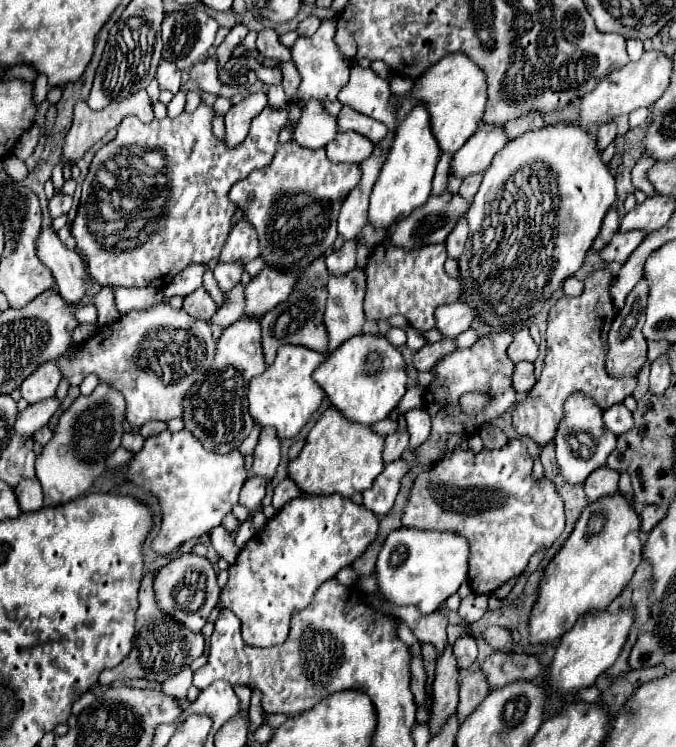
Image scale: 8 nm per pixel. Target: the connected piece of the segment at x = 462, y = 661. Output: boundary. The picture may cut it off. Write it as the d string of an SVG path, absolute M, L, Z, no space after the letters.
M473 636L459 638L453 646L453 654L457 658L457 668L471 668L477 660L477 640Z

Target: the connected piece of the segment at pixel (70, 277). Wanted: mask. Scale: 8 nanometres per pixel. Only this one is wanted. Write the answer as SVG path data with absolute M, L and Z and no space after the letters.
M51 228L41 230L37 238L37 256L47 268L51 268L59 294L67 302L81 300L85 294L95 294L101 290L97 282L83 280L85 264L81 256L75 250L69 250Z

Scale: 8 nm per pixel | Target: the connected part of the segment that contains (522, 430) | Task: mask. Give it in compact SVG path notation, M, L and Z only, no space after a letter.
M597 270L585 280L585 290L579 298L563 296L549 312L547 320L547 354L545 368L527 394L513 410L513 428L519 436L529 436L539 448L555 442L557 426L563 420L563 404L573 392L581 392L591 398L601 410L621 404L635 388L635 378L611 378L605 372L607 356L607 334L611 322L615 320L613 306L609 302L609 282L613 274L607 270Z

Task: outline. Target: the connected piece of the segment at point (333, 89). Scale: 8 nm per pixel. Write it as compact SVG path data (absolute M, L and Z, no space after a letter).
M325 20L321 22L319 30L309 36L309 38L297 38L297 42L291 48L291 60L295 62L299 74L301 74L301 86L293 98L293 102L297 106L305 106L307 100L317 100L317 102L333 102L339 94L339 88L345 86L345 82L349 80L349 64L341 58L341 54L337 54L337 46L333 42L333 34L335 34L335 20Z

